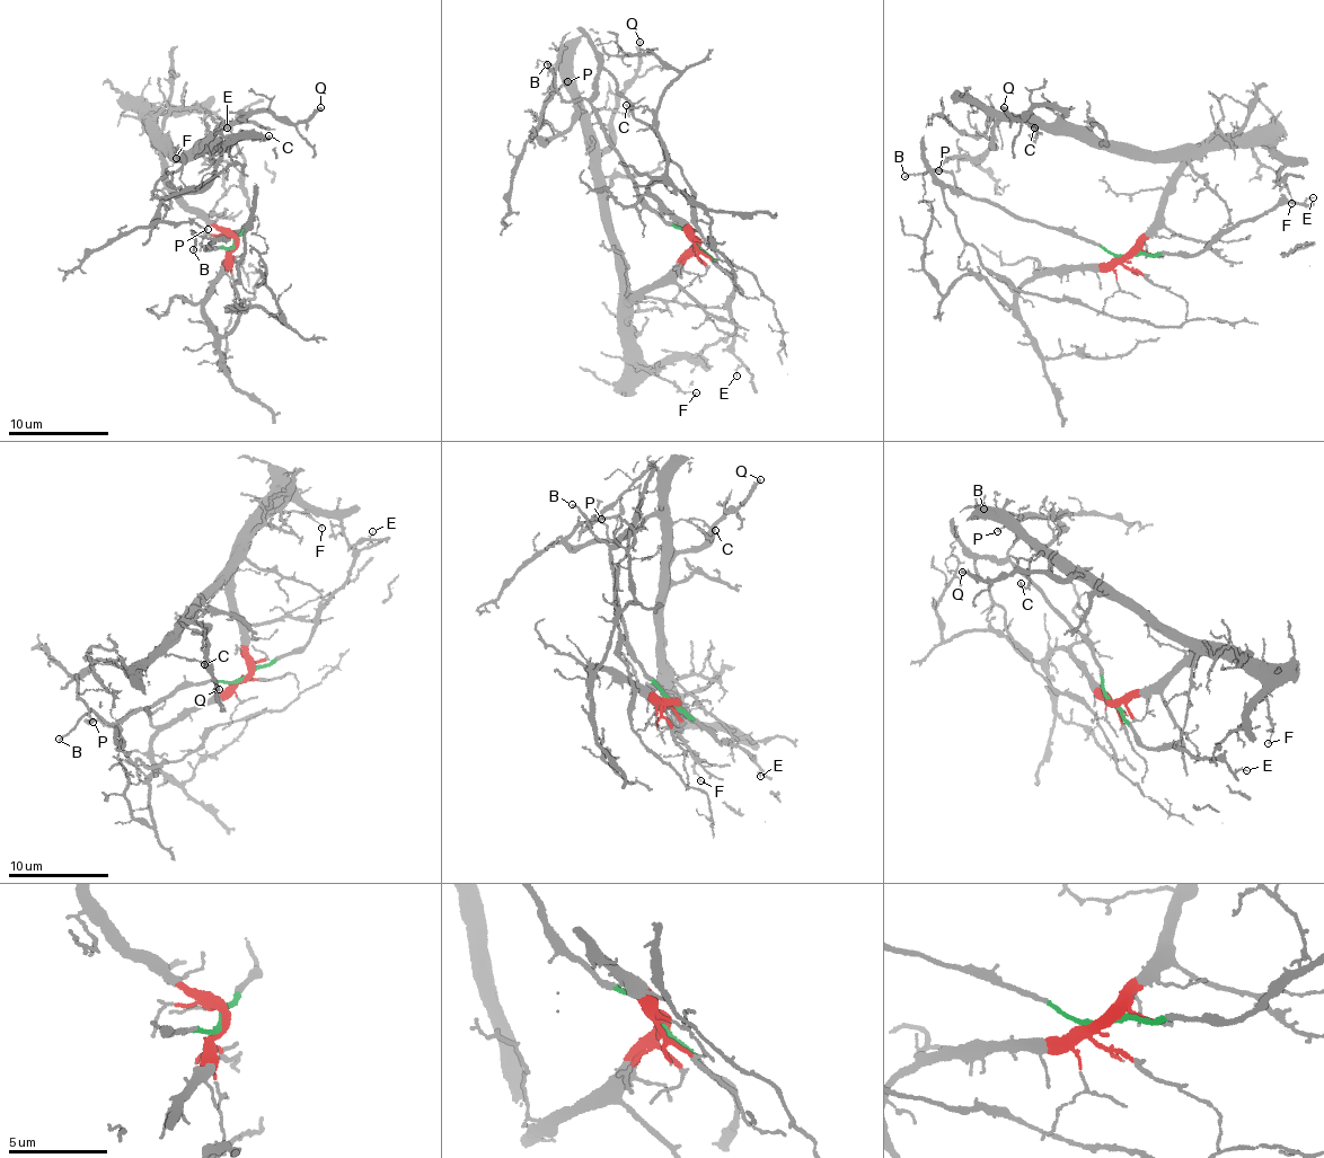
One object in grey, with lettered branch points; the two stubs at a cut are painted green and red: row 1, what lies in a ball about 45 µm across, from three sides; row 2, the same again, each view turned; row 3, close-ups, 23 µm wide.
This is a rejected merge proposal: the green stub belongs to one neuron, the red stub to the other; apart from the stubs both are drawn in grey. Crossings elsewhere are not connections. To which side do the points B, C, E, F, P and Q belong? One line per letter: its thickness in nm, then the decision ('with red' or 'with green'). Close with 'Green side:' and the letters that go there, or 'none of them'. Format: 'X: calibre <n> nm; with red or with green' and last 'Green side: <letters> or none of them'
B: calibre 150 nm; with green
C: calibre 160 nm; with red
E: calibre 80 nm; with green
F: calibre 120 nm; with red
P: calibre 160 nm; with red
Q: calibre 240 nm; with red
Green side: B, E

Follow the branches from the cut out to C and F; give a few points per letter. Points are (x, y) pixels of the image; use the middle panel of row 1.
C: (697, 241), (687, 261), (626, 298), (620, 244), (590, 117), (593, 109), (609, 107), (626, 112), (625, 105)
F: (697, 241), (687, 261), (658, 280), (629, 306), (634, 363), (696, 392)

